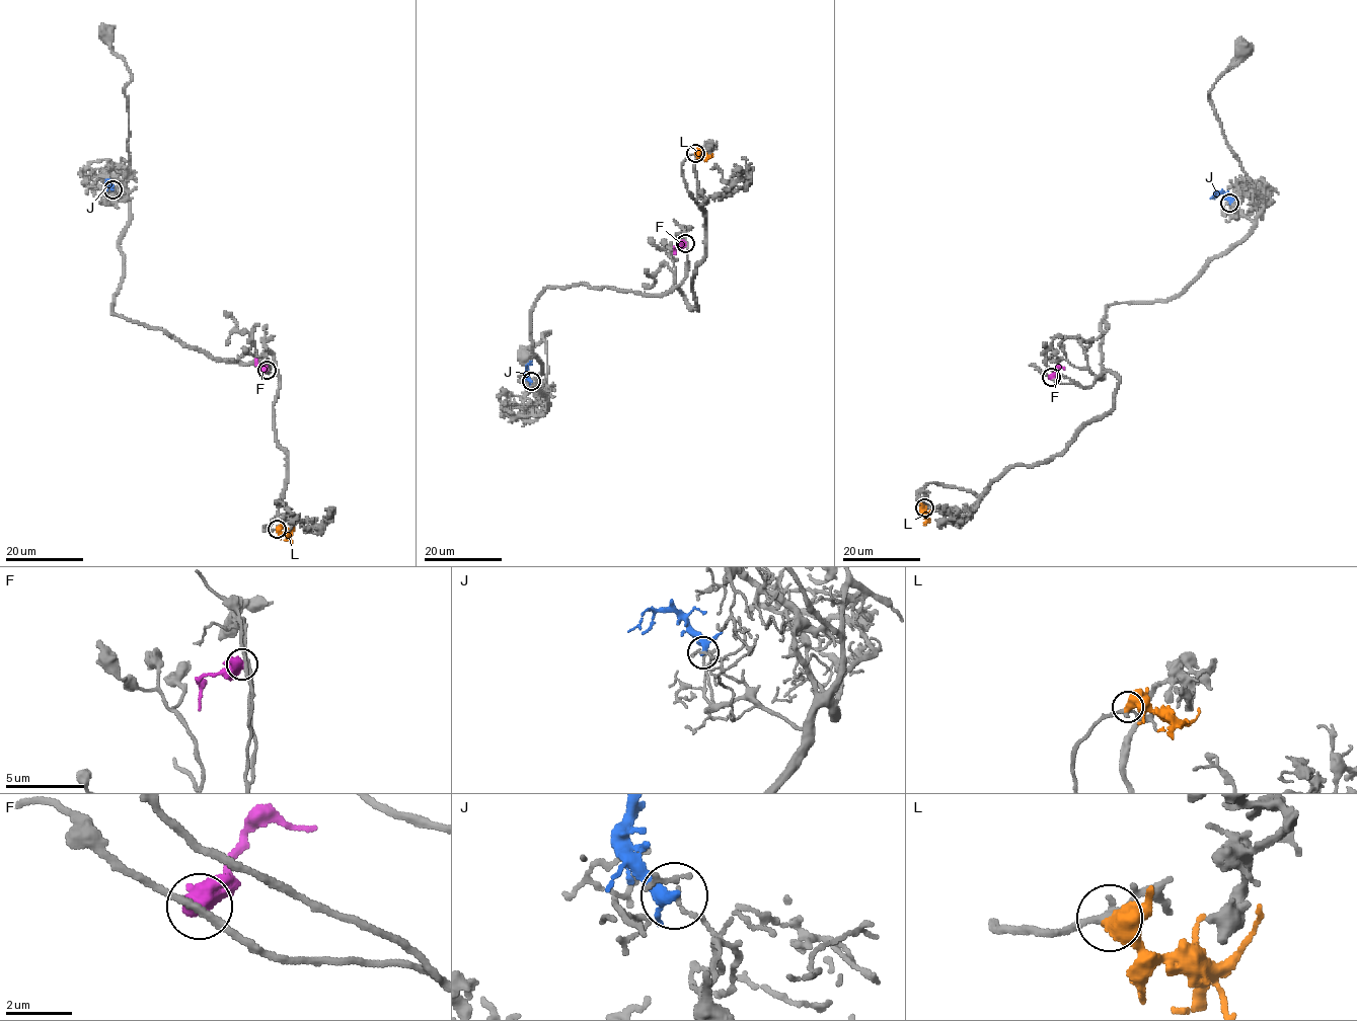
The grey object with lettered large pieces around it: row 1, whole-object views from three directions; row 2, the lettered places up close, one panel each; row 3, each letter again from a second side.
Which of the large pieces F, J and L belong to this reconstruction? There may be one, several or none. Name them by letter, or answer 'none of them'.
L

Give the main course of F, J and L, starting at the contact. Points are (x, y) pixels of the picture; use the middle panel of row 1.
F: (685, 242), (675, 246), (674, 254)
J: (531, 380), (525, 373), (531, 361)
L: (695, 153), (708, 156), (712, 153)

